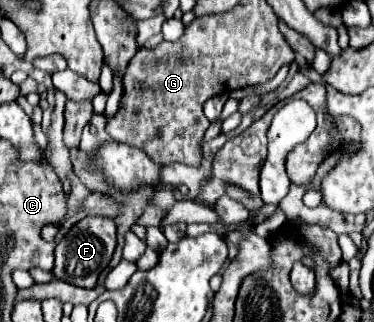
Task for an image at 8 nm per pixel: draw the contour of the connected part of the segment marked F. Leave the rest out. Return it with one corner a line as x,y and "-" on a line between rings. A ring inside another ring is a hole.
86,216
76,222
70,232
56,244
56,262
52,274
64,282
70,282
80,288
94,288
100,272
108,266
116,248
116,224
110,218

